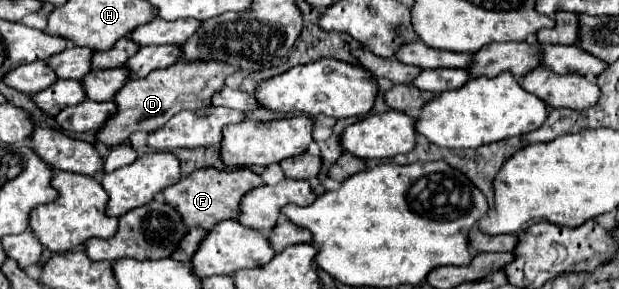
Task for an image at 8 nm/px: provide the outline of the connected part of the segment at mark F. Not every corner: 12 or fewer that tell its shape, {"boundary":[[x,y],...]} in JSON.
{"boundary":[[247,167],[195,169],[163,191],[187,227],[241,215],[263,177]]}

